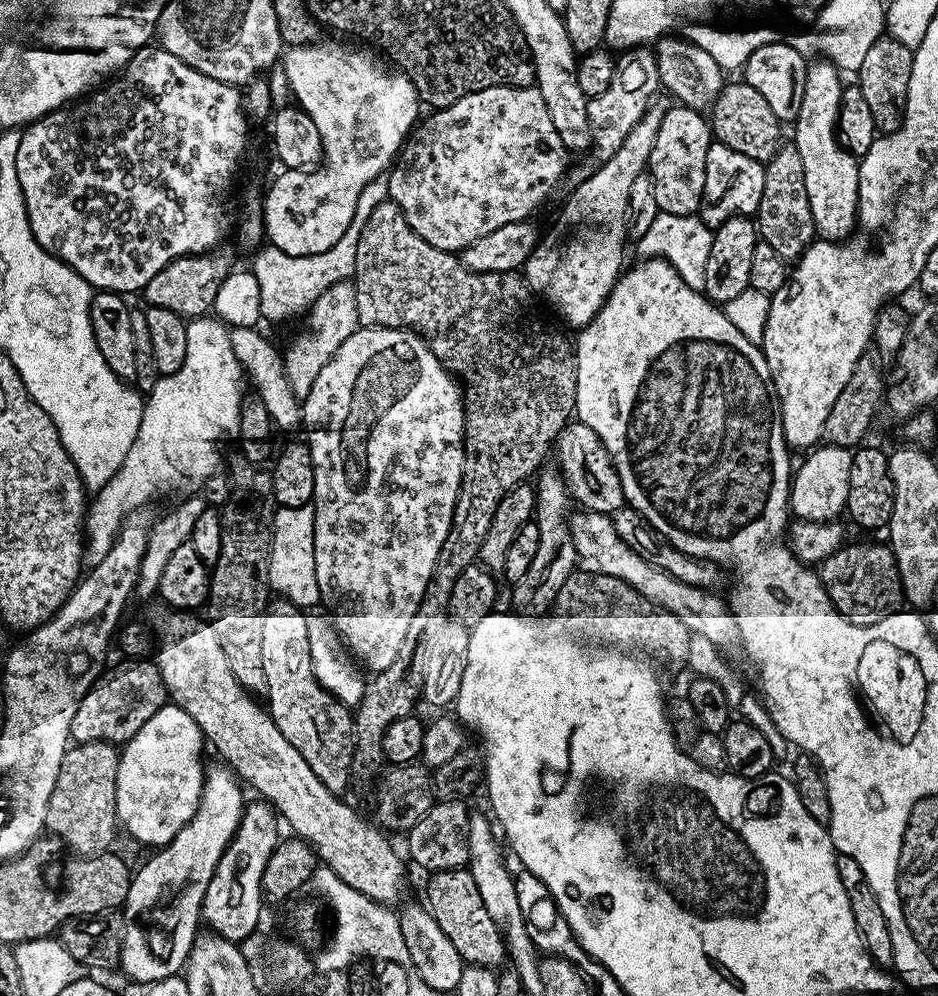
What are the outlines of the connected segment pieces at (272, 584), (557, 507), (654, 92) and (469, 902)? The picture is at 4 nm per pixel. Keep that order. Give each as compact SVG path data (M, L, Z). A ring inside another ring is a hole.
M303 504L297 508L277 507L276 516L272 519L272 553L268 563L268 586L273 593L285 596L289 605L300 610L317 607L320 604L318 578L314 574L314 514L312 504Z
M543 469L535 481L536 510L534 522L539 528L538 551L530 562L529 569L522 578L513 581L510 594L511 609L517 615L540 618L553 607L558 594L565 585L566 578L572 575L578 564L579 556L574 550L573 534L569 530L567 518L570 514L571 497L564 484L563 477L555 469Z
M639 46L619 53L609 88L588 101L588 122L592 131L590 144L591 147L596 147L601 161L606 161L618 150L660 91L656 54L651 47Z
M467 867L433 872L427 879L428 913L434 918L434 922L438 922L442 934L450 938L450 943L454 945L454 950L458 950L465 965L499 969L506 960L504 936L499 926L490 918L490 914L486 914L486 906L482 906L482 894L478 894L478 886Z

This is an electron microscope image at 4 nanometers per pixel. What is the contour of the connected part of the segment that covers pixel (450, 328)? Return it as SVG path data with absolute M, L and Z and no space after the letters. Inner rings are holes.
M386 199L376 206L371 211L370 218L366 221L366 226L362 227L361 238L358 239L357 260L354 262L353 277L360 324L365 328L407 328L408 331L414 332L417 336L427 340L428 349L435 354L442 362L442 366L448 369L453 377L462 385L462 399L464 402L464 473L462 474L462 483L460 484L458 498L454 506L452 525L446 534L446 542L442 542L442 550L438 550L438 558L434 562L434 574L430 574L430 582L426 582L426 594L422 594L422 602L418 602L418 610L414 614L414 618L410 621L409 628L406 629L406 638L402 642L402 650L398 650L398 658L394 658L394 662L390 662L390 666L386 670L375 673L365 683L362 702L356 705L354 709L352 763L355 771L360 773L372 772L379 764L383 765L385 763L384 751L382 750L382 738L386 734L386 730L398 718L413 715L415 708L412 707L415 706L416 700L418 704L424 690L426 662L430 658L430 650L434 646L434 642L438 642L438 634L442 634L442 630L447 628L450 623L448 603L450 602L450 594L454 590L454 582L461 576L462 570L466 570L466 566L470 566L479 561L482 541L486 539L486 533L490 530L490 521L494 518L494 510L498 510L498 502L502 502L502 498L506 498L506 494L511 488L516 488L519 484L525 483L529 479L528 475L533 471L532 476L544 464L542 462L547 456L549 459L550 449L555 445L556 437L559 436L560 431L573 419L576 411L576 358L570 340L567 340L558 329L548 329L548 324L544 321L543 314L536 309L534 293L528 287L524 276L519 271L475 272L474 270L470 270L460 261L459 255L451 252L440 252L434 246L430 246L430 242L423 240L408 225L399 203L395 199Z

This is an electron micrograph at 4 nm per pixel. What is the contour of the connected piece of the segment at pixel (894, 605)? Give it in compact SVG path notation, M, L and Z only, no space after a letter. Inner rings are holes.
M845 543L819 565L818 575L830 602L847 620L856 624L873 624L892 612L901 611L905 603L904 587L898 574L898 562L891 547L881 544Z

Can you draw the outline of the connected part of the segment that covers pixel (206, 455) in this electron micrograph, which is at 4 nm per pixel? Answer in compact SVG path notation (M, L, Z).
M211 315L197 316L189 319L186 323L186 362L182 362L182 366L178 366L178 370L174 370L174 374L169 376L161 376L160 381L154 386L154 390L146 393L144 401L144 413L142 414L142 426L138 426L138 434L134 438L134 446L130 446L130 450L126 450L126 458L122 458L122 466L118 466L118 470L114 474L114 478L110 478L110 482L106 482L106 486L102 486L95 493L96 496L91 497L90 503L86 508L84 518L84 558L83 563L88 568L98 566L98 562L102 562L102 558L106 558L106 554L110 554L110 550L114 546L116 537L120 535L120 528L124 525L127 516L139 513L144 510L151 500L156 500L159 496L168 496L171 492L183 493L187 484L204 484L216 472L216 467L220 464L220 448L216 443L223 436L228 436L237 431L240 427L240 405L242 403L242 395L240 396L240 380L242 384L242 369L238 358L234 358L234 348L230 346L228 338L229 329L225 327L219 319L213 318Z

